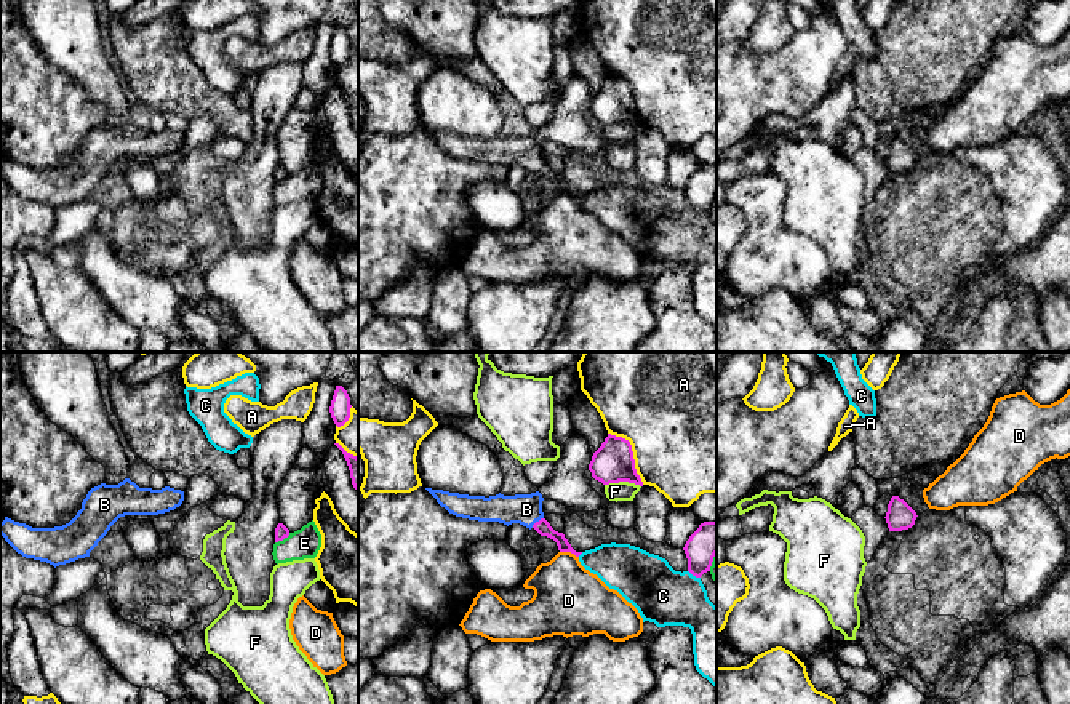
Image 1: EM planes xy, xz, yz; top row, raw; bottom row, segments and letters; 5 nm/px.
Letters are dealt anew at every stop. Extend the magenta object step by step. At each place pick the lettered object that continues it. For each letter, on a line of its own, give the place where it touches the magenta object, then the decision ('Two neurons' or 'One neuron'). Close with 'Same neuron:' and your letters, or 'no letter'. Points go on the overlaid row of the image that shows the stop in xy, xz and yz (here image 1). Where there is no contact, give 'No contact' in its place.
A: Touches magenta at xz (632, 453). Two neurons
B: Touches magenta at xz (536, 522). One neuron
C: Touches magenta at xz (579, 554). Two neurons
D: Touches magenta at xz (570, 551). Two neurons
E: Touches magenta at xy (282, 540). Two neurons
F: Touches magenta at xz (622, 480). Two neurons
Same neuron: B

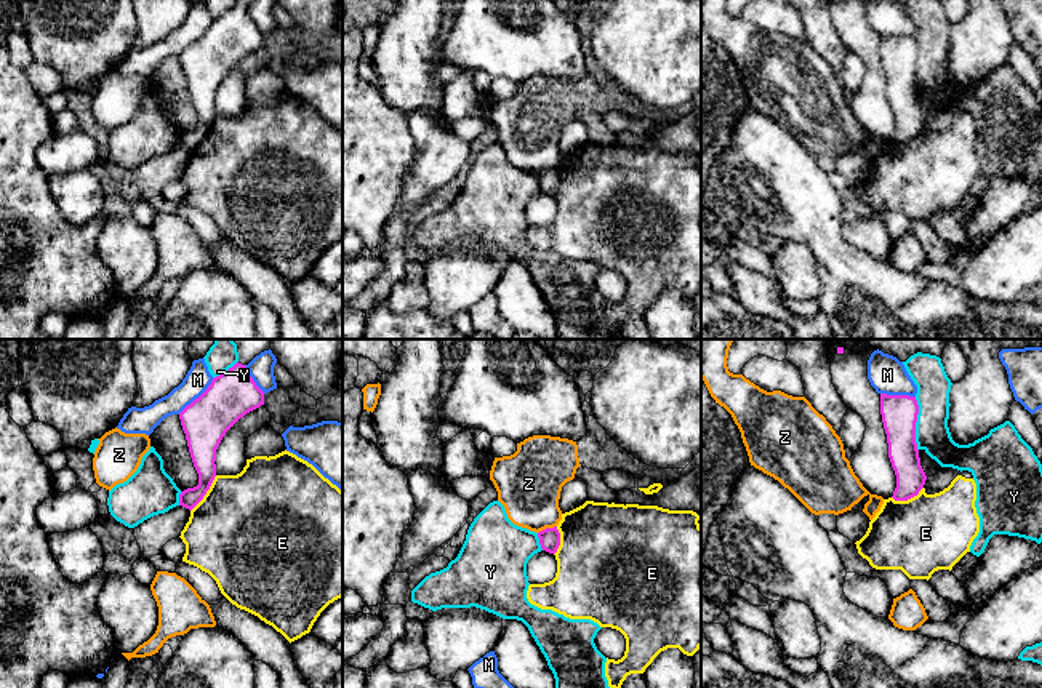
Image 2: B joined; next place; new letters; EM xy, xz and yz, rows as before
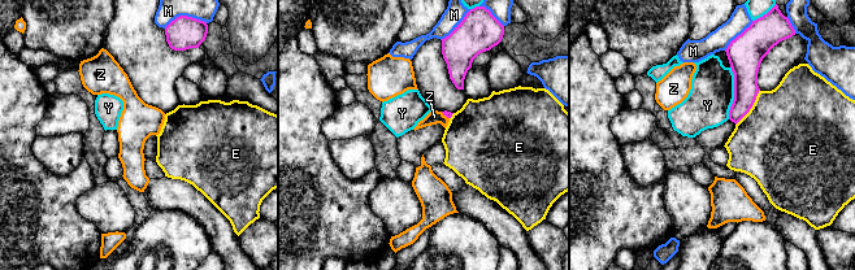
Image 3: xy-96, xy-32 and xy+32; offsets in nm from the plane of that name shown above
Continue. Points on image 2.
E: Touches magenta at xy (205, 493). Two neurons
M: Touches magenta at xy (199, 397). Two neurons
Y: Touches magenta at yz (914, 424). Two neurons
Z: Touches magenta at xz (546, 528). Two neurons
Same neuron: no letter

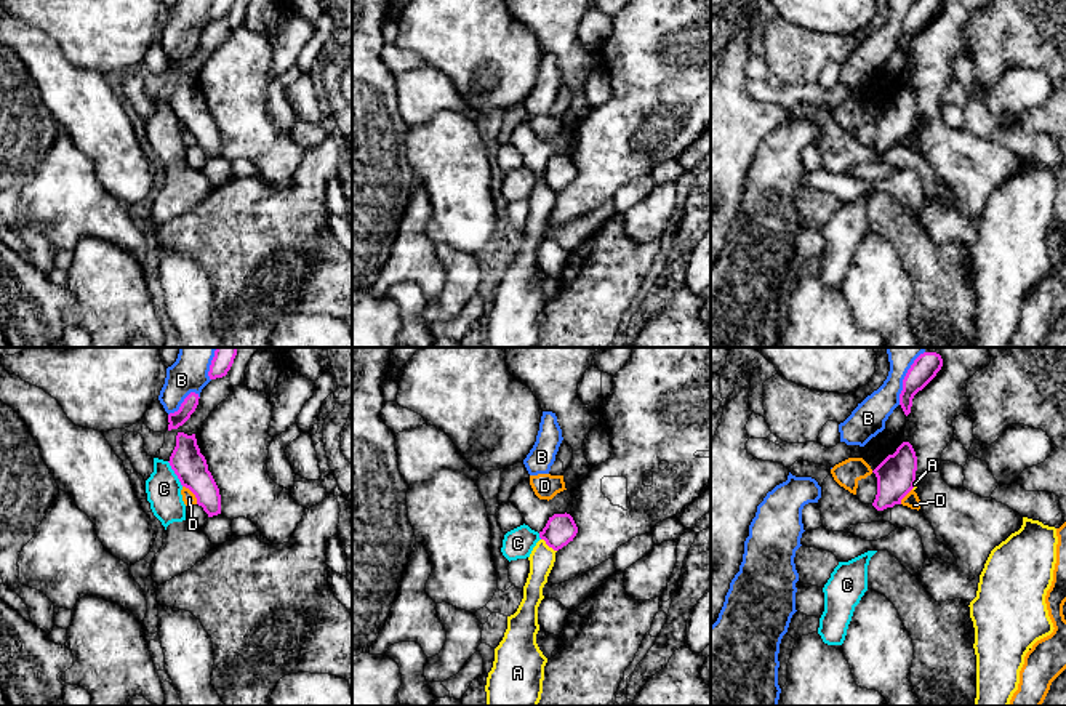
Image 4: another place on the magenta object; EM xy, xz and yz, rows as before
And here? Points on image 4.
A: Touches magenta at xz (549, 546). Two neurons
B: Touches magenta at yz (905, 378). Two neurons
C: Touches magenta at xy (175, 473). Two neurons
D: Touches magenta at xy (192, 492). Two neurons
Same neuron: no letter

